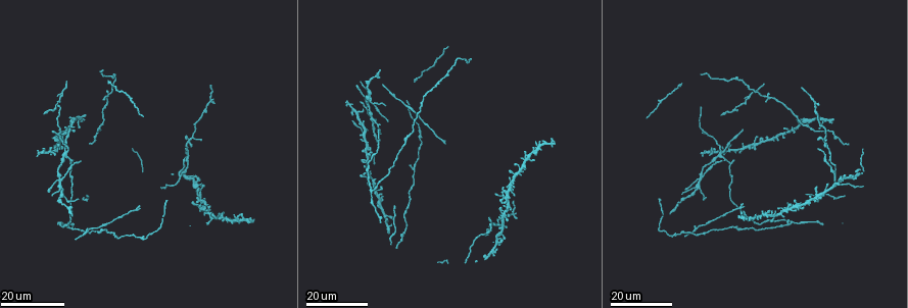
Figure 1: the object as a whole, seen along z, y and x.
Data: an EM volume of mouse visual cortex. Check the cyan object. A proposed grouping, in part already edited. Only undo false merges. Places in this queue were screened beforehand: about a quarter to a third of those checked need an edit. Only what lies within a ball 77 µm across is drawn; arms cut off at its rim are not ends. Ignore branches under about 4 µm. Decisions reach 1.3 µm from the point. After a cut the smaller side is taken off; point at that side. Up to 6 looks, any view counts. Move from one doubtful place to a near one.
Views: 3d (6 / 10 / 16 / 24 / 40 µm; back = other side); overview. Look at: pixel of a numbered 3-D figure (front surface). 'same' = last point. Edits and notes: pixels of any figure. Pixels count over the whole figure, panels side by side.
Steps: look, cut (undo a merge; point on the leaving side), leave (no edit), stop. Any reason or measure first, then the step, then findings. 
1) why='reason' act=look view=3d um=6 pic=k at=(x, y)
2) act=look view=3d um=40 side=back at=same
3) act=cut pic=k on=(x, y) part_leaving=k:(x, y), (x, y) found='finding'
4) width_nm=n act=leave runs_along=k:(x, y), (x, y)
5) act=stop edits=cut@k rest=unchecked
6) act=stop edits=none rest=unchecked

why='arms part here' act=look view=3d um=16 pic=1 at=(182, 177)

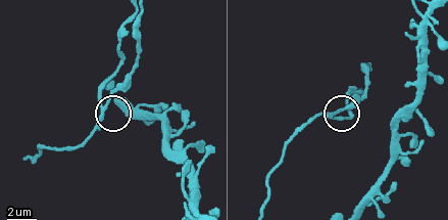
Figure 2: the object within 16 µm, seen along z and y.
why='zoom in' act=look view=3d um=6 pic=2 at=(106, 102)

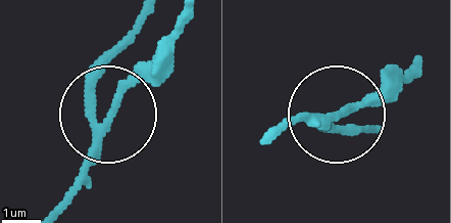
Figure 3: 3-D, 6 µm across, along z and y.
arms=3 act=cut pic=3 on=(95, 76) found='two cells meet here'

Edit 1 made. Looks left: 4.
act=look view=overview

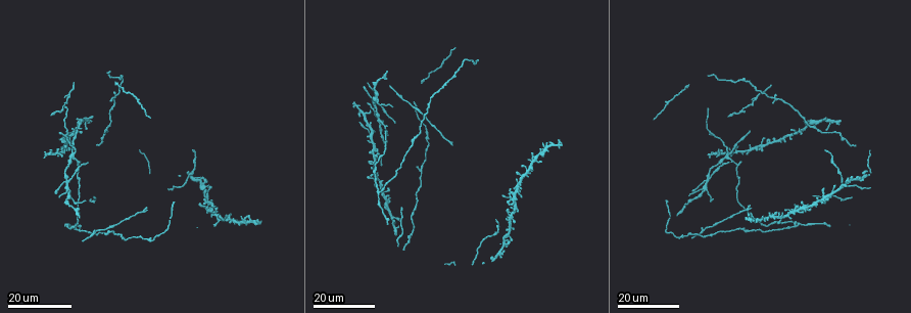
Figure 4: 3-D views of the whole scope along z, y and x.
why='three-way junction' act=look view=3d um=24 pic=4 at=(372, 131)

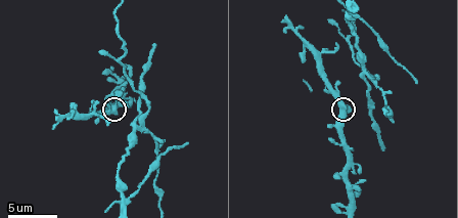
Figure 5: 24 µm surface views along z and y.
act=look view=3d um=10 pic=5 at=(341, 107)

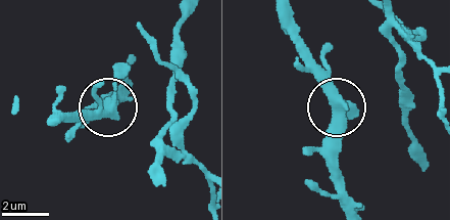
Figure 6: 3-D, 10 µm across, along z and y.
side_arm_um=12 act=leave found='one cell here'

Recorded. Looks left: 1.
why='three-way junction' act=look view=3d um=6 pic=5 at=(368, 77)

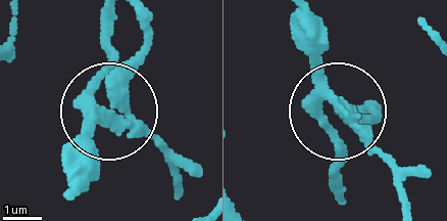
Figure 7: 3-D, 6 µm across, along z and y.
arms=3 act=cut pic=7 on=(341, 140) part_leaving=7:(116, 119), (94, 125), (87, 167) found='two cells meet here'

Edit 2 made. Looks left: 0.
act=stop edits=cut@3,cut@7 rest=unchecked

